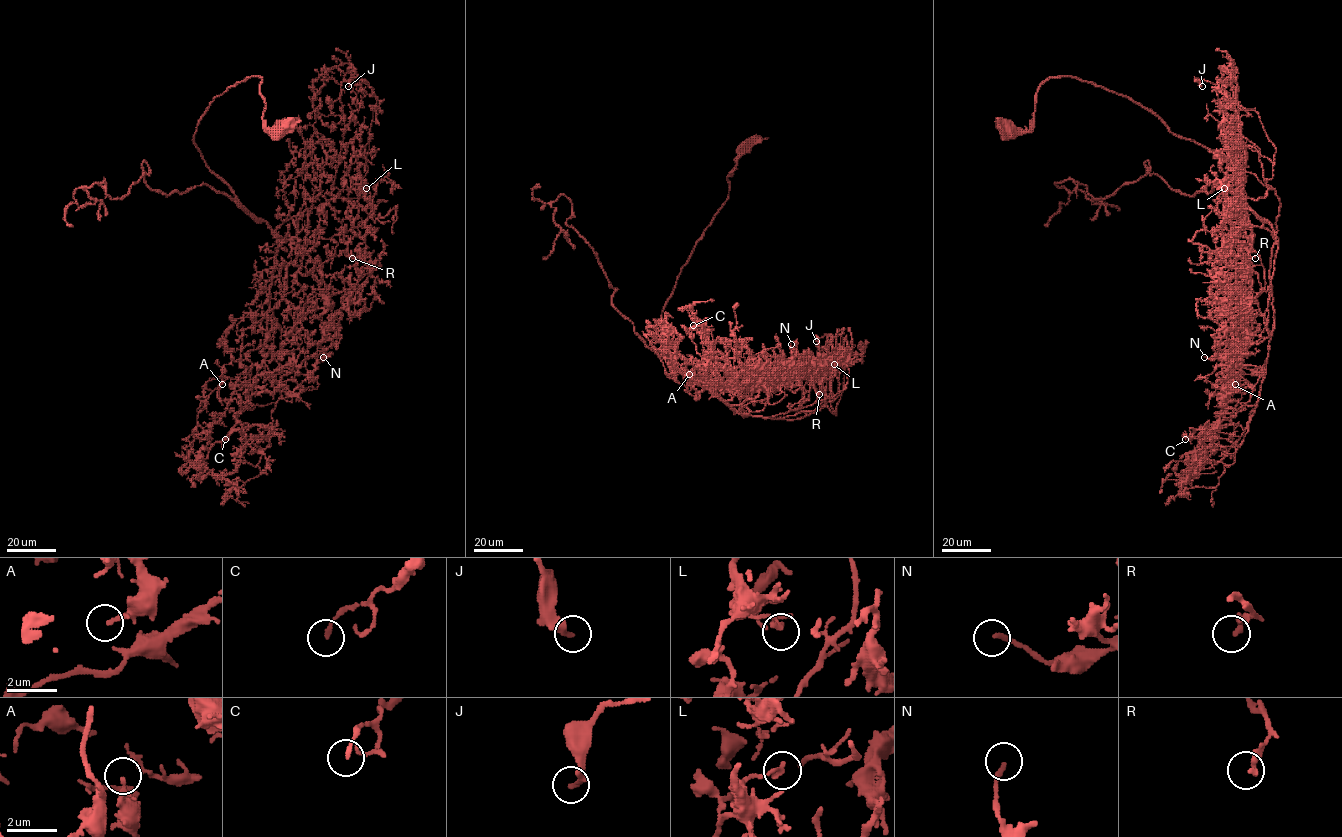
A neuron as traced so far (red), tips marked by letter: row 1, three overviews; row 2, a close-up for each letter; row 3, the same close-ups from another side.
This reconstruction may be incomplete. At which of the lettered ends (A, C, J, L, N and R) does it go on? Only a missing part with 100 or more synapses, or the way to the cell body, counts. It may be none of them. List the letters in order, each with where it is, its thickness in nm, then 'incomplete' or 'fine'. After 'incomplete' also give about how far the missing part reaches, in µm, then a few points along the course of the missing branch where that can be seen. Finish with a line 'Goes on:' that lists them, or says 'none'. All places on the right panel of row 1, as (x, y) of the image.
A: (1235, 384) | 180 nm | fine
C: (1185, 439) | 150 nm | fine
J: (1202, 86) | 280 nm | fine
L: (1224, 188) | 140 nm | fine
N: (1204, 357) | 190 nm | fine
R: (1255, 258) | 170 nm | fine
Goes on: none

